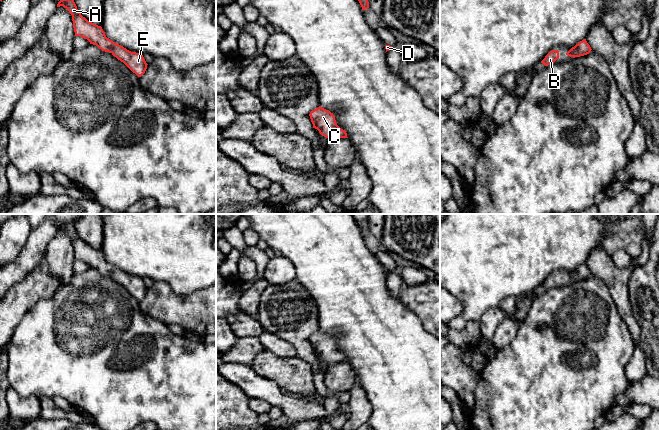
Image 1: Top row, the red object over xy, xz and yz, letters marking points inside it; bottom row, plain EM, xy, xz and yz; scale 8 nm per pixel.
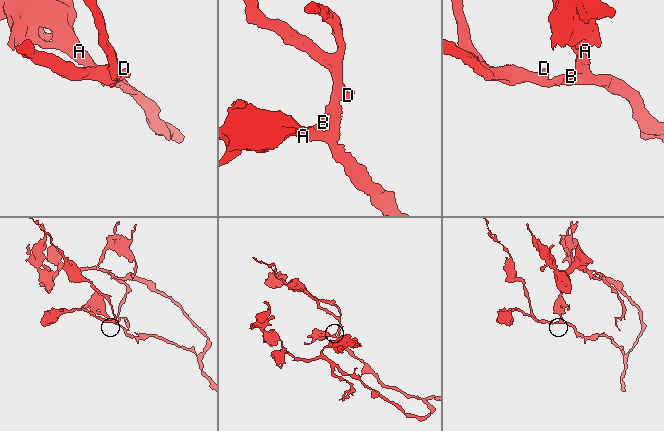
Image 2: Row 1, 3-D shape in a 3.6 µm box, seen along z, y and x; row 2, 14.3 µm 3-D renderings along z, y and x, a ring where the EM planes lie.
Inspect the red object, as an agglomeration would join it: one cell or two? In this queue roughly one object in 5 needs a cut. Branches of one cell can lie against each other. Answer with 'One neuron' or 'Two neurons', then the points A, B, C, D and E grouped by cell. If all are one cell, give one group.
One neuron. Groups: A B C D E

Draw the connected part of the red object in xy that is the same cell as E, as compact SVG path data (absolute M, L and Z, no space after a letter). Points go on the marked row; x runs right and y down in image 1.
M60 0L57 7L60 6L66 8L72 15L75 36L87 39L90 44L96 45L102 51L111 53L138 77L141 77L145 73L148 64L143 55L131 52L107 38L101 26L88 21L81 15L74 0Z

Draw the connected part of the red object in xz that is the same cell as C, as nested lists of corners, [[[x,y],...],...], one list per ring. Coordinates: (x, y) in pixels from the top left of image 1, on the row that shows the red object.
[[[319,106],[311,111],[309,116],[313,128],[317,129],[322,136],[330,140],[348,138],[346,131],[337,125],[335,116],[330,111]]]

